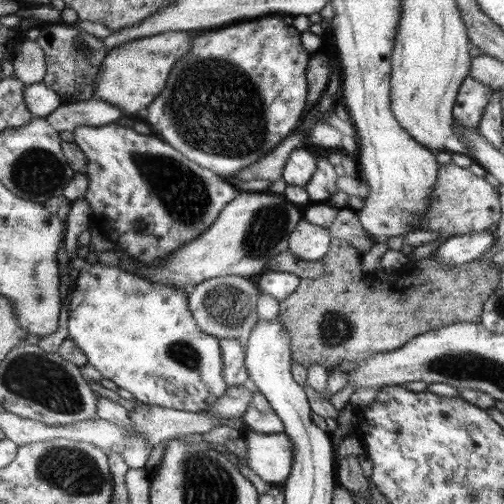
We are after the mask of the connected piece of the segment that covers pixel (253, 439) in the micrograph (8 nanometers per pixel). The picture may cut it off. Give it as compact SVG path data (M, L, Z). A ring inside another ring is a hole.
M246 430L242 435L246 442L248 468L267 483L284 483L293 471L293 444L286 434L264 435Z

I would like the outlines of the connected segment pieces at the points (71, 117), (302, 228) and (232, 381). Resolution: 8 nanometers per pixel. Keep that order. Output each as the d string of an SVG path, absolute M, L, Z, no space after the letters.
M94 96L87 101L60 105L47 116L47 121L58 132L62 132L62 130L72 132L72 128L77 126L102 126L116 123L120 116L122 116L122 112L117 106Z
M302 218L288 239L289 251L298 258L322 261L332 247L333 238L329 229Z
M223 338L220 340L221 351L223 352L223 364L225 381L229 386L254 390L254 382L250 380L247 368L245 367L245 348L238 339Z

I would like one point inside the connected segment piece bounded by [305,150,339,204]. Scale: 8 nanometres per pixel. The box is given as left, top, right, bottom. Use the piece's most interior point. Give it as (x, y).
(322, 185)

